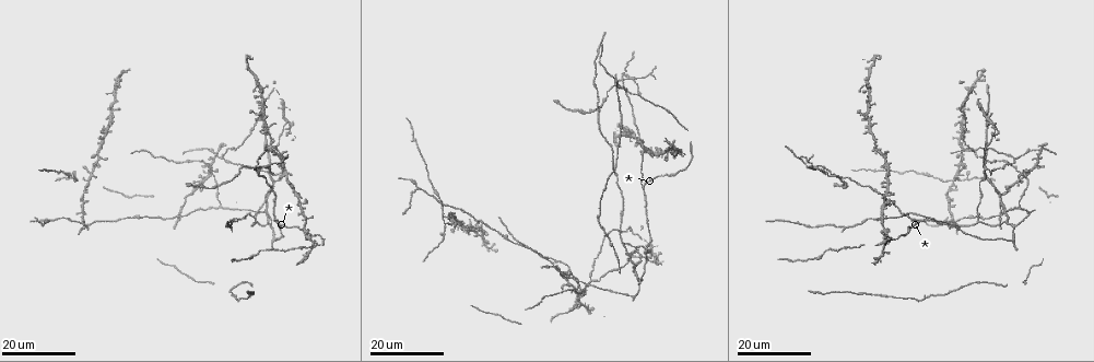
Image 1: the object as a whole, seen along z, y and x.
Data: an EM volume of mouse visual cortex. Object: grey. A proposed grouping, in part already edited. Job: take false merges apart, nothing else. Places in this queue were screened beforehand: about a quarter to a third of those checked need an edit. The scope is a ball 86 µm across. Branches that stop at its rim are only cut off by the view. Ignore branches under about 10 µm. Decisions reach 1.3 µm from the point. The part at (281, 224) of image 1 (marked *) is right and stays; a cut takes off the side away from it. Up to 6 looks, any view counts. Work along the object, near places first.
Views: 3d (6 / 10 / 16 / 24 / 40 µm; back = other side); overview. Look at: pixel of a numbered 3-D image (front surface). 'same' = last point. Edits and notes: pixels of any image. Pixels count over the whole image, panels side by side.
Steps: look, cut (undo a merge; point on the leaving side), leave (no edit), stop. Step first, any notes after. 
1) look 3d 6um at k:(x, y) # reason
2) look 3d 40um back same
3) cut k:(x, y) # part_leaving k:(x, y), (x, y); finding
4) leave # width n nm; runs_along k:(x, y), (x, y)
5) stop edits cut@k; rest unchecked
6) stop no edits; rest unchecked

look 3d 24um at 1:(920, 218) # a fork

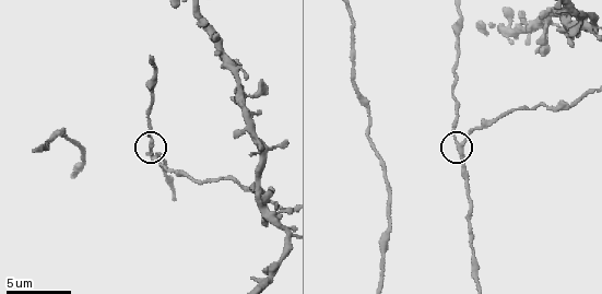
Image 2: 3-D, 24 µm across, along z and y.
look 3d 10um at 2:(456, 146) # zoom in

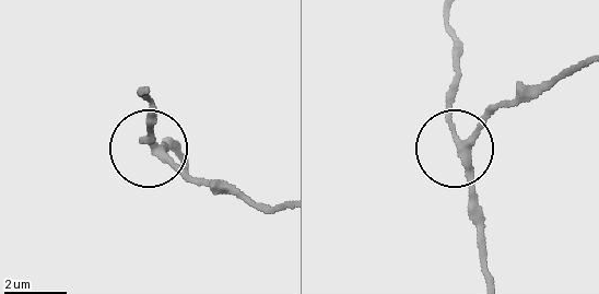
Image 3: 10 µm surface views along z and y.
leave # side_arm 67 um; arms 3; one neuron here

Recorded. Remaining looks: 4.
look 3d 16um at 1:(507, 241) # sudden change in width

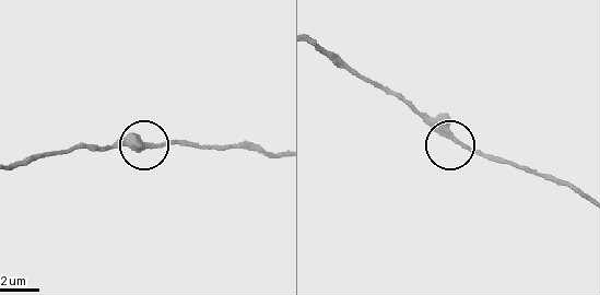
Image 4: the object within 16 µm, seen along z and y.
look 3d 6um at 4:(449, 137) # zoom in

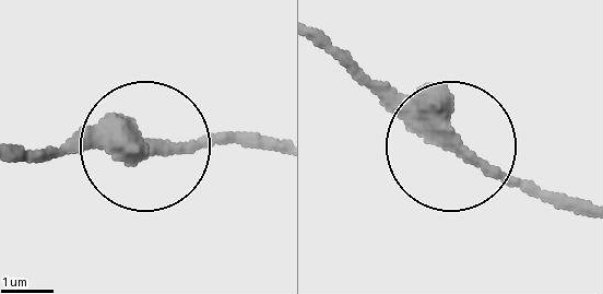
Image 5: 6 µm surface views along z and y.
leave # runs_along 5:(280, 143), (49, 143); continuous, no second neuron

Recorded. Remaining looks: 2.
look 3d 24um at 1:(637, 273)

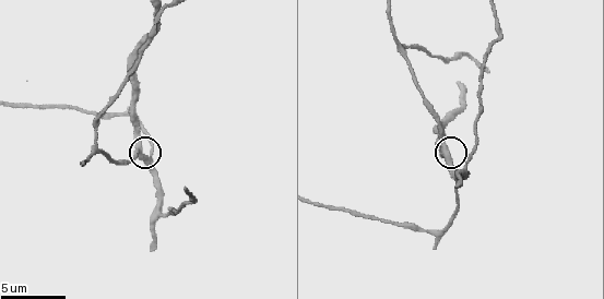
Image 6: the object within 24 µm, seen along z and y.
look 3d 10um at 6:(137, 145) # closer look

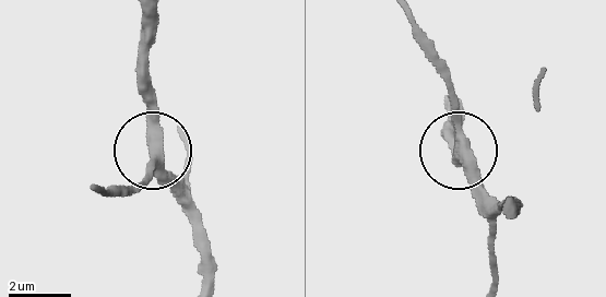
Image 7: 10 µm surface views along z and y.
leave # side_arm 43 um; one neuron here

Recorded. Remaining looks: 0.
stop no edits; rest unchecked

